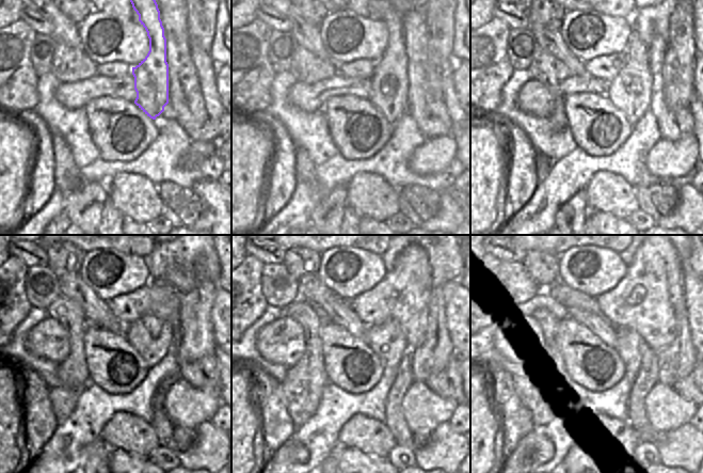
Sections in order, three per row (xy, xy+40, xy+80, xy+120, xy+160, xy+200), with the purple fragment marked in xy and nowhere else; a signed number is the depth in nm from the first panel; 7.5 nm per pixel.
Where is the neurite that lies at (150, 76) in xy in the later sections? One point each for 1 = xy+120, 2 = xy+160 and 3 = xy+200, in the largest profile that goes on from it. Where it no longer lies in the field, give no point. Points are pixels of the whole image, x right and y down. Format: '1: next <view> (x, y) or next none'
1: next xy+120 (153, 339)
2: next xy+160 (387, 339)
3: next xy+200 (628, 341)

